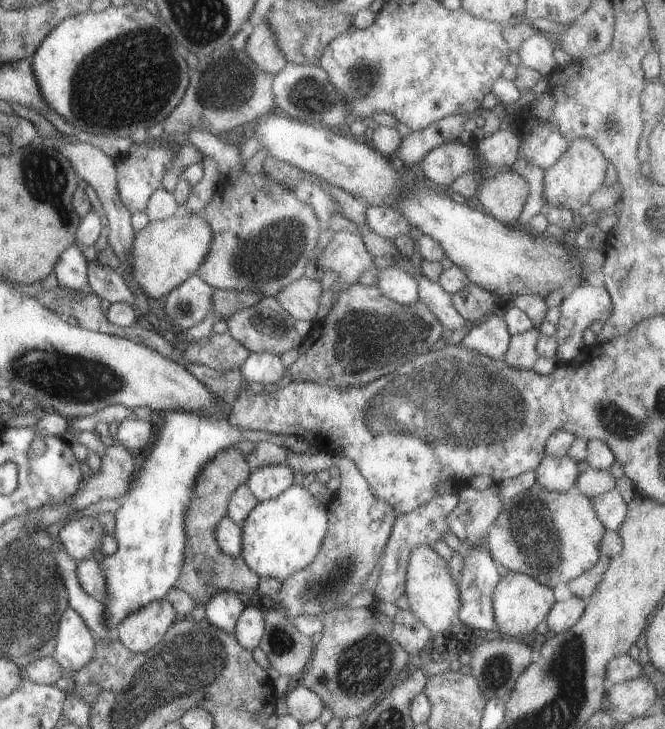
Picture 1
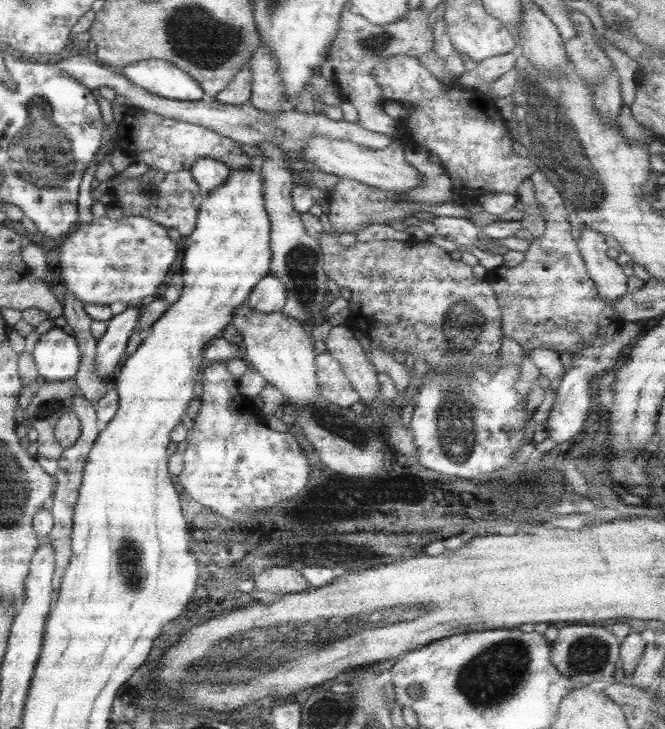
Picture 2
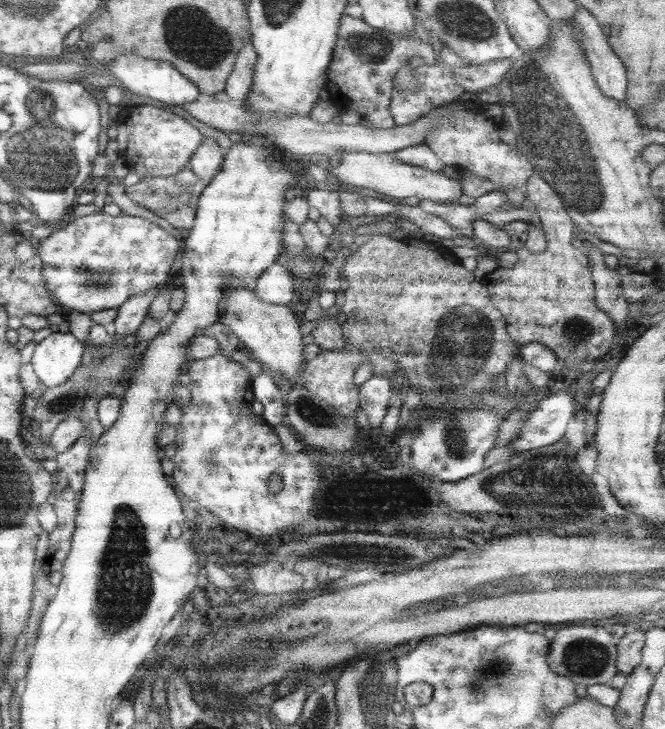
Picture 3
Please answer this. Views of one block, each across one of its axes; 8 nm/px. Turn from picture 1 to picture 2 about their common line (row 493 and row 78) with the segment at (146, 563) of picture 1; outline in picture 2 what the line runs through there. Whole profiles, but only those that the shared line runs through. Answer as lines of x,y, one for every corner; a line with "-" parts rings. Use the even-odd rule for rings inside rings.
165,60
132,62
119,71
130,83
162,98
194,102
205,97
194,78

